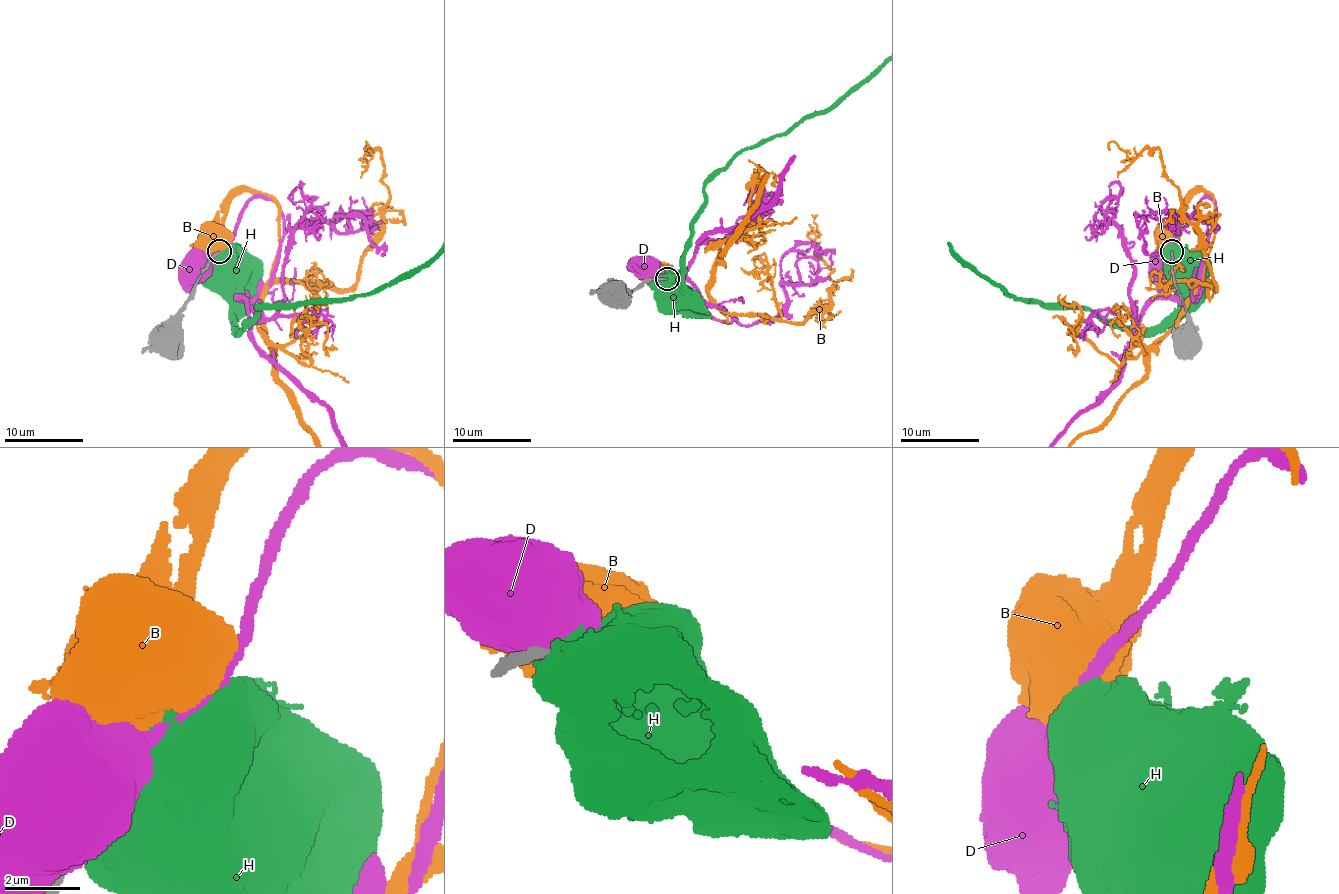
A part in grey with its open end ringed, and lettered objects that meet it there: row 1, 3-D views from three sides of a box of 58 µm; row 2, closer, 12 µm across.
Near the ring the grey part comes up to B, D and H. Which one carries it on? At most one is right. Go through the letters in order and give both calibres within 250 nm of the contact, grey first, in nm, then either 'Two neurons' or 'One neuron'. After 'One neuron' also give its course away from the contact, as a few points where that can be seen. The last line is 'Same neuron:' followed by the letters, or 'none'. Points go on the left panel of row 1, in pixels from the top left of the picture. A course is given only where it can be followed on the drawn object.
B: Thickness 320 nm (grey) against 950 nm. Two neurons
D: Thickness 300 nm (grey) against 650 nm. Two neurons
H: Thickness 300 nm (grey) against 1050 nm. Two neurons
Same neuron: none

